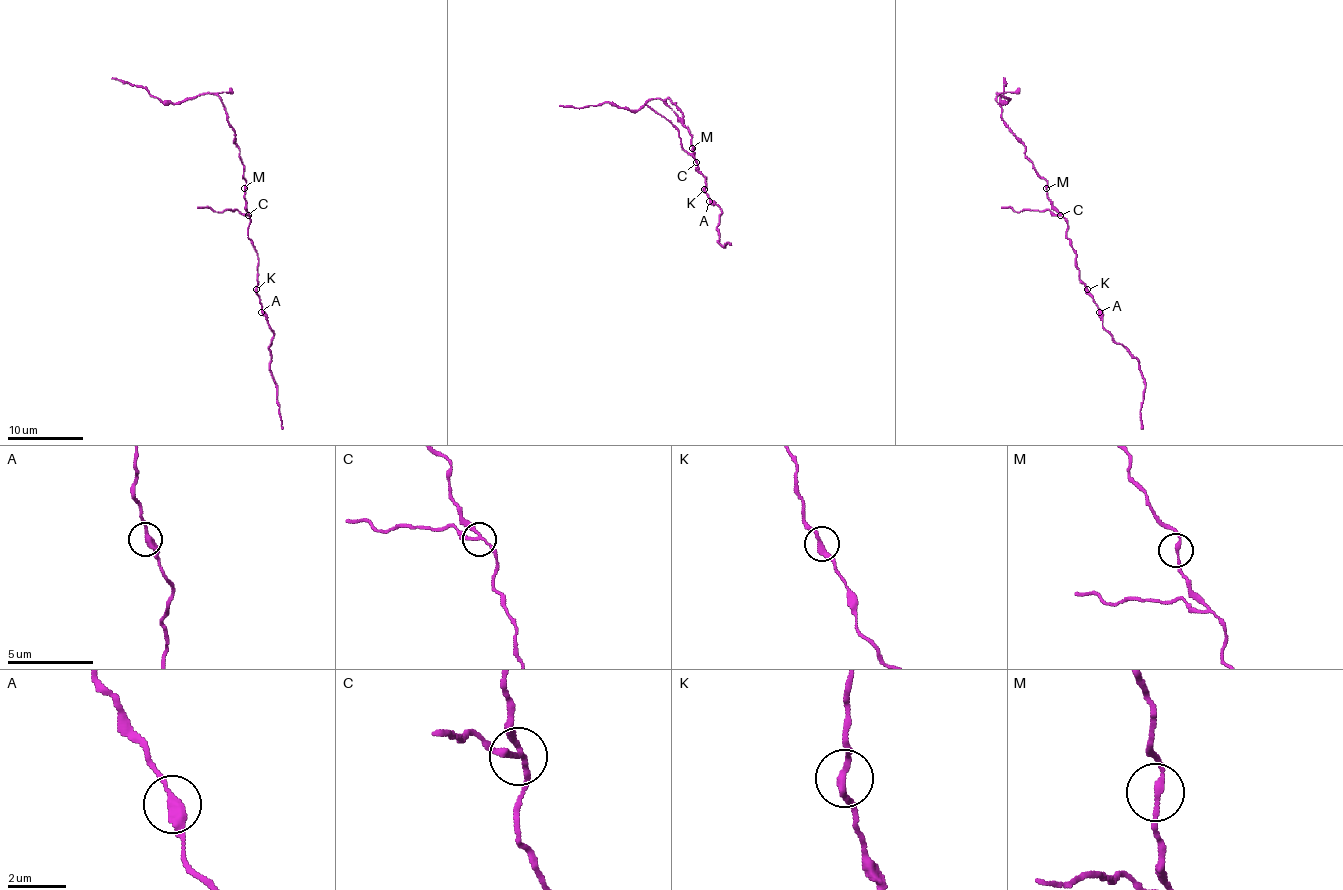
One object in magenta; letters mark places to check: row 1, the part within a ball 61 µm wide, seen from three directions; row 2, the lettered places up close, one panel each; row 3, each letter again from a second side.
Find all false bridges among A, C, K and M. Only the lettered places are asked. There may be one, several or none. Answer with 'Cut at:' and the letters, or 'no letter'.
Cut at: C

